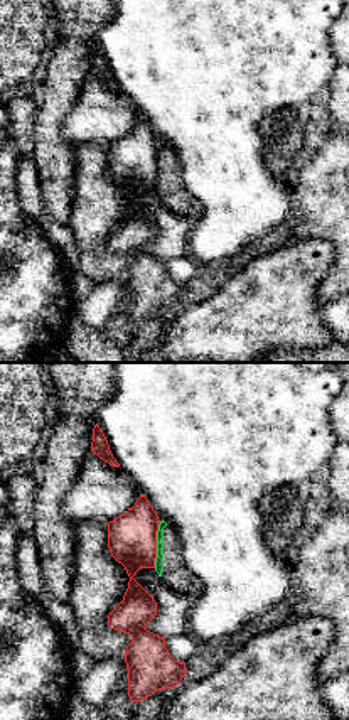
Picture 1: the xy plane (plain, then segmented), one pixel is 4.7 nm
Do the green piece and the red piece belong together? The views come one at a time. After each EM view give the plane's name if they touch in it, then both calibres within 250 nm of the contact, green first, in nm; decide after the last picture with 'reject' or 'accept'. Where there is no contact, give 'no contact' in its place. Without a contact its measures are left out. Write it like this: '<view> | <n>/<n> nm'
xy | 50/240 nm

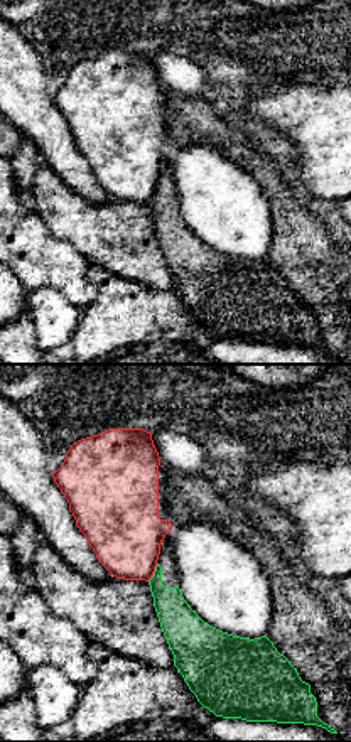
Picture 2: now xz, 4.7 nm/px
xz | 170/360 nm

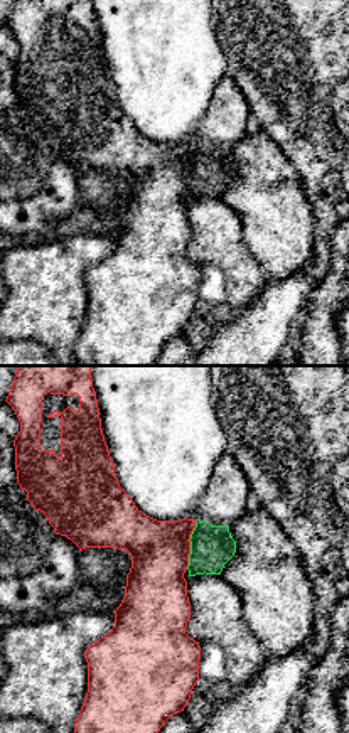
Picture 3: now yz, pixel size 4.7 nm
yz | 200/280 nm

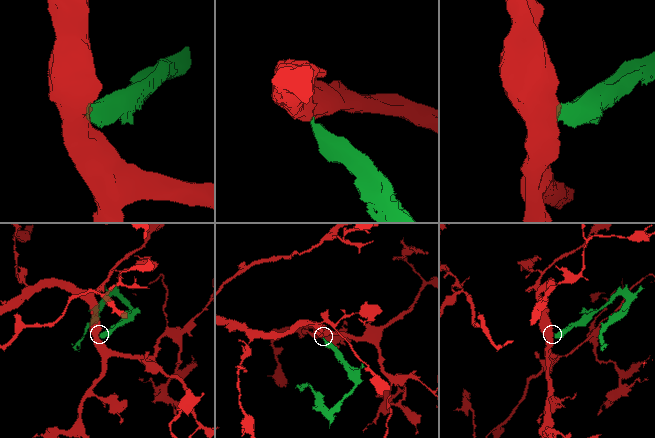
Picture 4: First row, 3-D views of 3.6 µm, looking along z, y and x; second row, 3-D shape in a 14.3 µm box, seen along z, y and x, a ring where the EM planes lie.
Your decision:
reject

